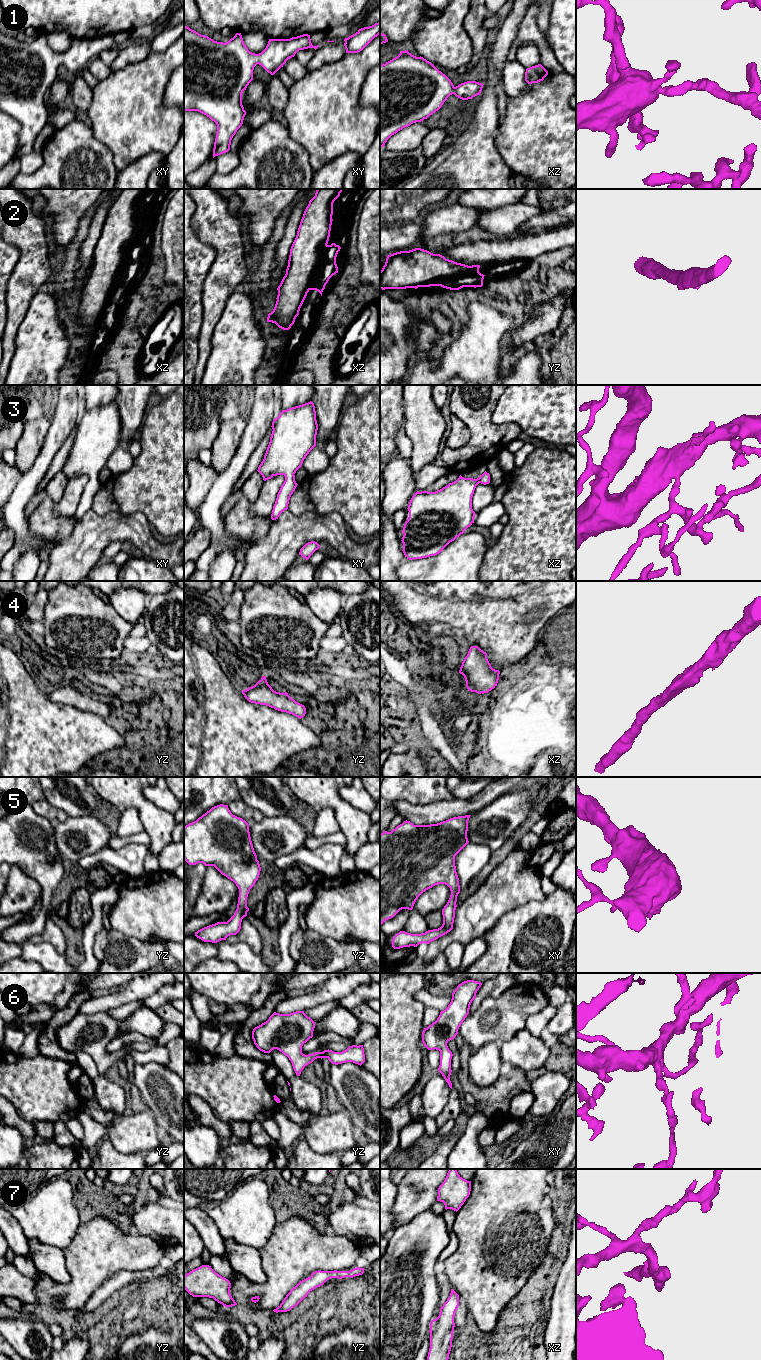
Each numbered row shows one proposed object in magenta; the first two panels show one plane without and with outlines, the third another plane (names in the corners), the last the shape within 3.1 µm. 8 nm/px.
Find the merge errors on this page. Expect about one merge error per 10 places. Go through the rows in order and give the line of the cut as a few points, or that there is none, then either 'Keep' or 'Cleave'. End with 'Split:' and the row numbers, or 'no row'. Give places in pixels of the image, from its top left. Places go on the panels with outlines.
1: No split. Keep
2: Split along xz (327, 245), (309, 289). Cleave
3: No split. Keep
4: No split. Keep
5: No split. Keep
6: No split. Keep
7: No split. Keep
Split: 2

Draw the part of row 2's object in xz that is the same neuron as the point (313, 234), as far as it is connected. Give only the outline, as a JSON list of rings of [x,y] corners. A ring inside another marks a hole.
[[[317,189],[301,219],[291,246],[286,274],[278,286],[275,307],[267,322],[289,330],[313,283],[315,271],[328,244],[333,203],[343,189]]]

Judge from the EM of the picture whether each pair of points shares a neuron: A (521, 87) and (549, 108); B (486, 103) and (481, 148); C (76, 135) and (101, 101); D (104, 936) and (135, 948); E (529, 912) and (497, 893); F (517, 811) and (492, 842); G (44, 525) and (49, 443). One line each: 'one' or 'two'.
A: two
B: one
C: two
D: one
E: two
F: one
G: two

